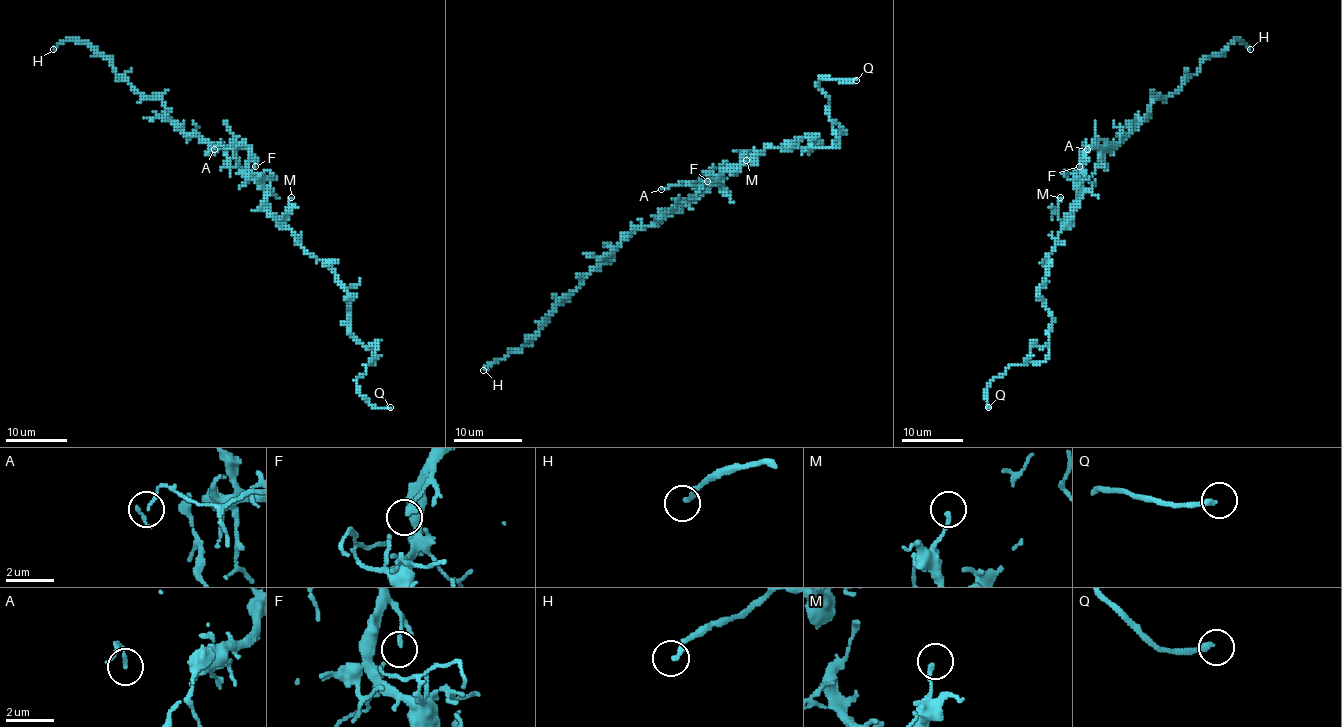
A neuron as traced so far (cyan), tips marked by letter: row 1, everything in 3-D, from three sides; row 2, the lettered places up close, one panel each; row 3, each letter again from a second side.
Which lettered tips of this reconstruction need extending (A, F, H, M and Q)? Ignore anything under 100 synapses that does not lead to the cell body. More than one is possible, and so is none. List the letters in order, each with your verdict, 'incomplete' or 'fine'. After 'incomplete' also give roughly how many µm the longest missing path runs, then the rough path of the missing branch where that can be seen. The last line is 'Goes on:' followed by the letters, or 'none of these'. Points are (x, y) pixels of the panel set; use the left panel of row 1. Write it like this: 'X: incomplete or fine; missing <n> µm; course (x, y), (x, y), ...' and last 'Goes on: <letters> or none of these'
A: fine
F: fine
H: fine
M: fine
Q: incomplete; missing 15 µm
Goes on: Q

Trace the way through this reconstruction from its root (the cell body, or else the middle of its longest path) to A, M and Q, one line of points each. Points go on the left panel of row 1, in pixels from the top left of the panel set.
A: (265, 191), (265, 186), (249, 171), (249, 149), (245, 145), (226, 148), (218, 143), (214, 149)
M: (265, 191), (265, 207), (285, 224), (291, 197)
Q: (265, 191), (265, 207), (347, 291), (348, 332), (374, 356), (356, 387), (376, 407), (390, 407)

